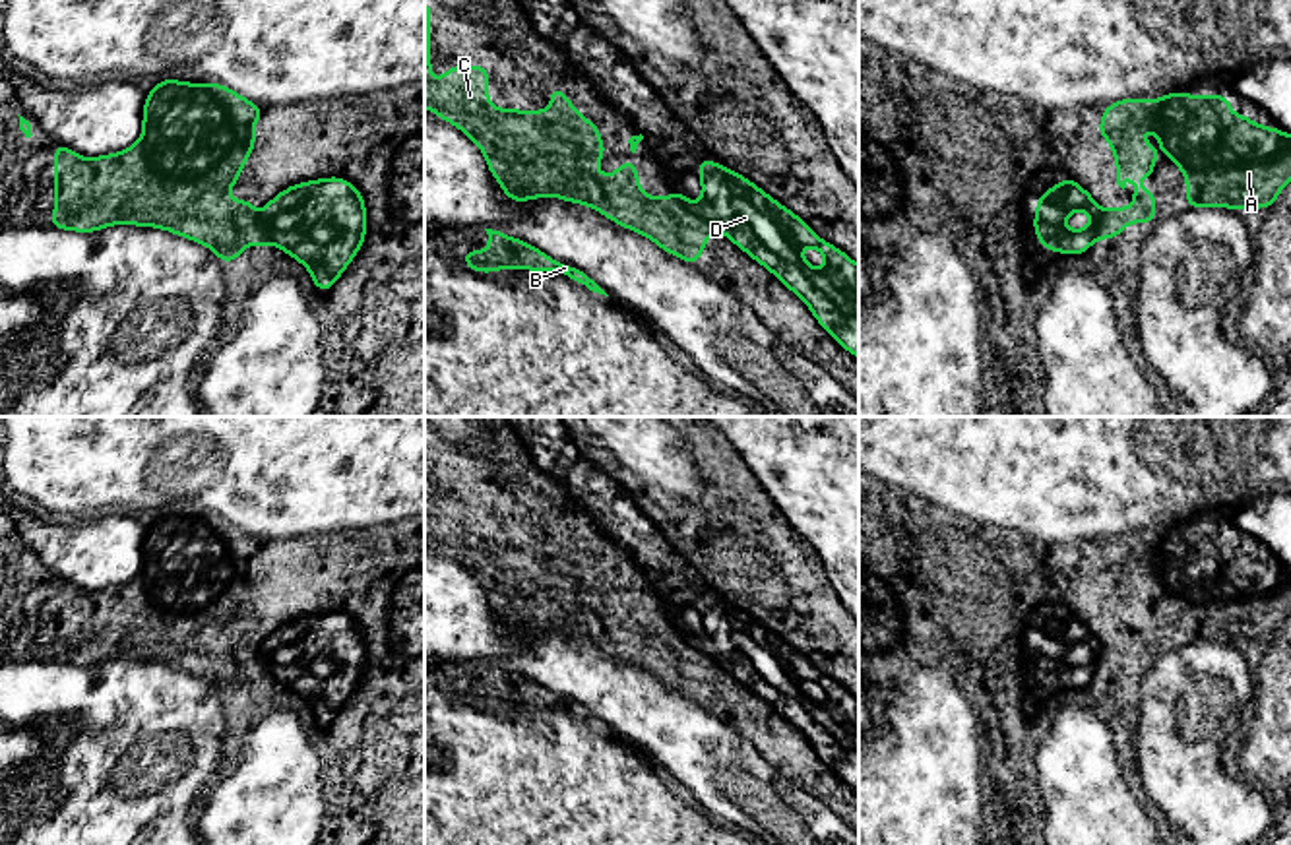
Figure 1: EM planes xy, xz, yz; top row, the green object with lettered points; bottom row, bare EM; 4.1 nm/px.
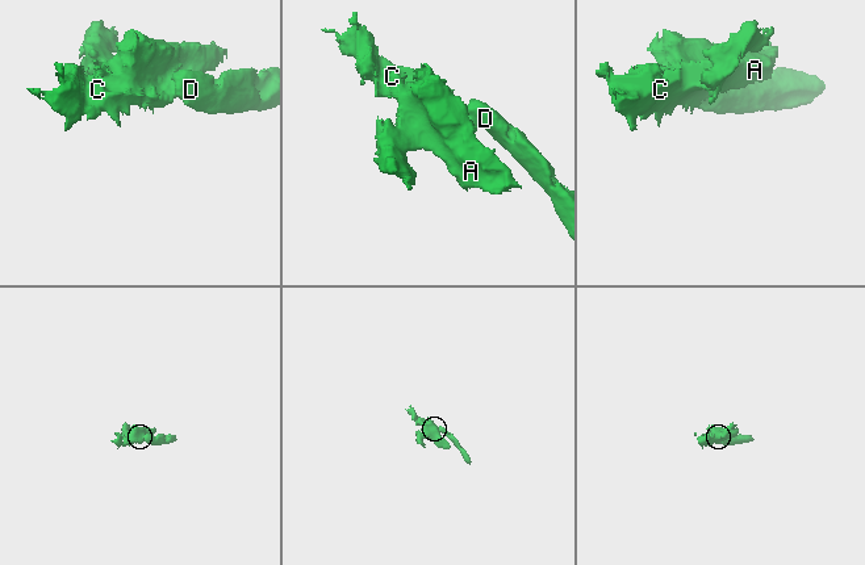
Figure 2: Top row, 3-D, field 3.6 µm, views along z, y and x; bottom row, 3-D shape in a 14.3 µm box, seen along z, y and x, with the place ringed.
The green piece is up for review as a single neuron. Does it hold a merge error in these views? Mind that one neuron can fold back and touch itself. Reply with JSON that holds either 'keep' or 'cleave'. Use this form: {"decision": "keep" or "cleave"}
{"decision": "cleave"}

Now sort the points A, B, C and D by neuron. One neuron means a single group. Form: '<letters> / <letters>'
A B C / D

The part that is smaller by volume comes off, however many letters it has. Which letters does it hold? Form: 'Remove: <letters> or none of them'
Remove: D

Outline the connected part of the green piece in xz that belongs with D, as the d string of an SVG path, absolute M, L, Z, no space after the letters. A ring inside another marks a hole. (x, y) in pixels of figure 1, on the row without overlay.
M715 595L696 599L704 628L696 645L799 729L820 760L859 793L859 700L742 609ZM803 680L820 684L826 702L808 700Z

